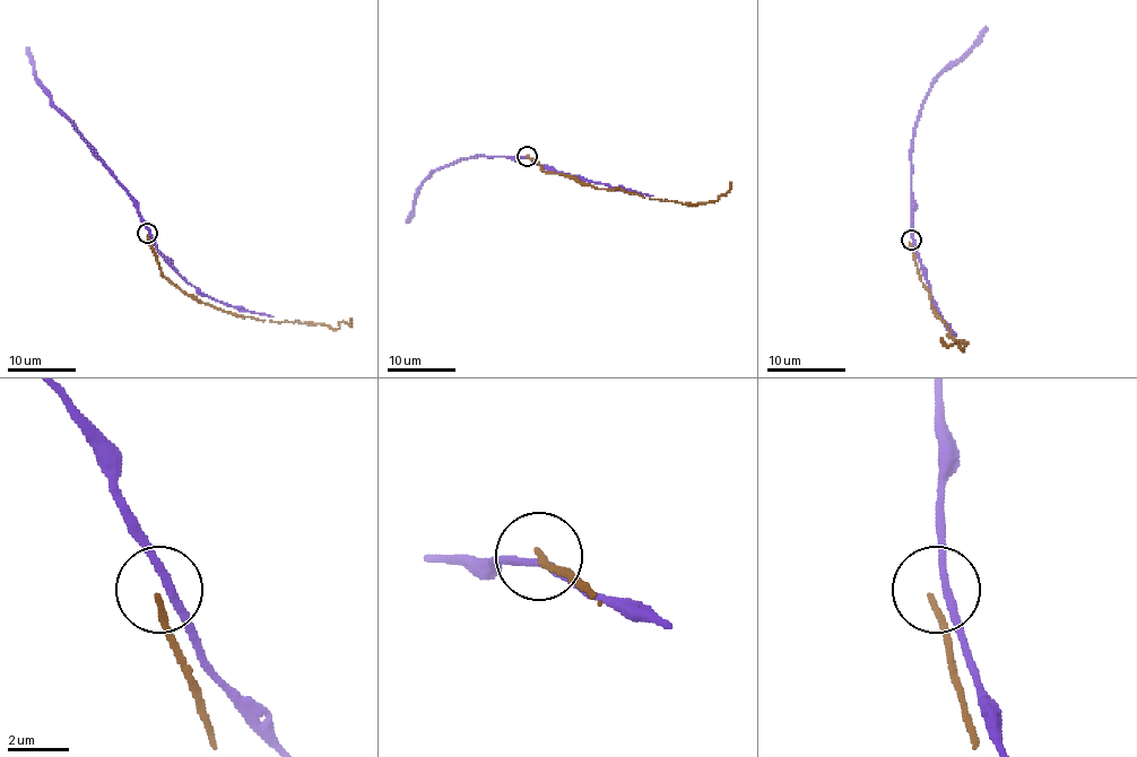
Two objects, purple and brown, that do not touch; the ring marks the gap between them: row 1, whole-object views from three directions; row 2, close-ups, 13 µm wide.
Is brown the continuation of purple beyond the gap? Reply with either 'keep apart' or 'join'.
keep apart

